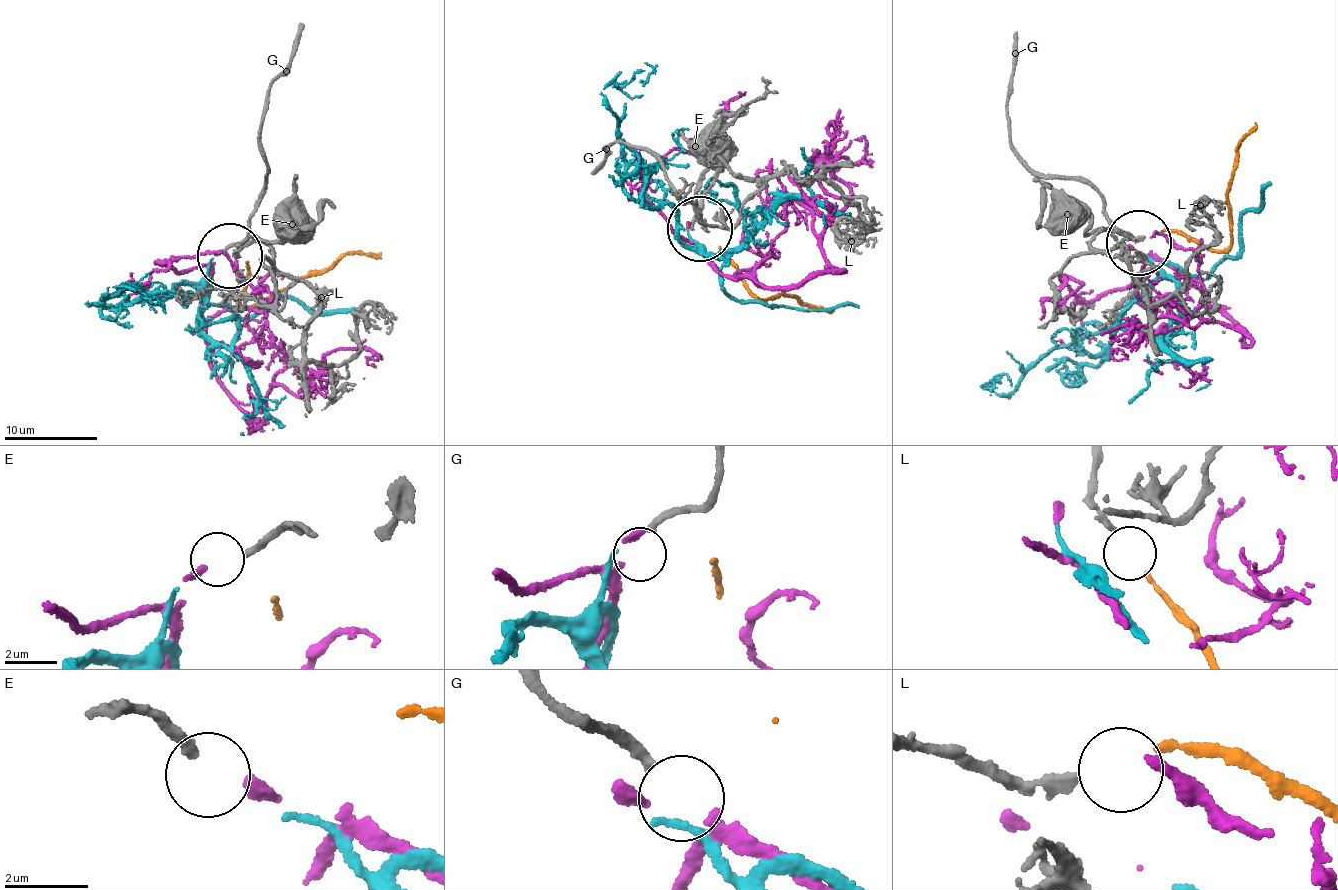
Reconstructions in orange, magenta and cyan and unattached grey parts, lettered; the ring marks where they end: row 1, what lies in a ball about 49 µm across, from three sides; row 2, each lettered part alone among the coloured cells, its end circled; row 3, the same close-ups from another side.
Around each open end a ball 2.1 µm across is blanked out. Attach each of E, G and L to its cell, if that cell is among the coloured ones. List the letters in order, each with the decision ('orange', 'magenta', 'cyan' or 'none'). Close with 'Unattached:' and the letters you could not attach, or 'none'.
E: magenta
G: none
L: orange
Unattached: G

